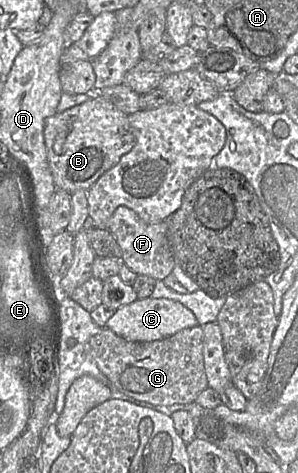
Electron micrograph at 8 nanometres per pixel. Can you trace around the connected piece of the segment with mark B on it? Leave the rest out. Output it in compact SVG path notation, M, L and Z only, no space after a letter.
M95 95L82 104L45 119L43 134L54 183L57 189L69 193L78 189L88 190L136 143L128 115L107 99Z

